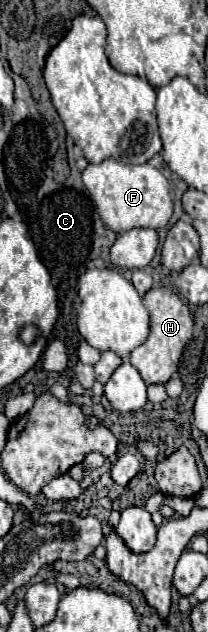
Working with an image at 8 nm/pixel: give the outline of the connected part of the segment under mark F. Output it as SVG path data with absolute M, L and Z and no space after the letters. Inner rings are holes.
M106 158L100 164L88 164L82 172L86 196L96 206L102 222L114 232L128 232L132 228L164 228L172 216L172 198L166 176L148 164L122 164Z

